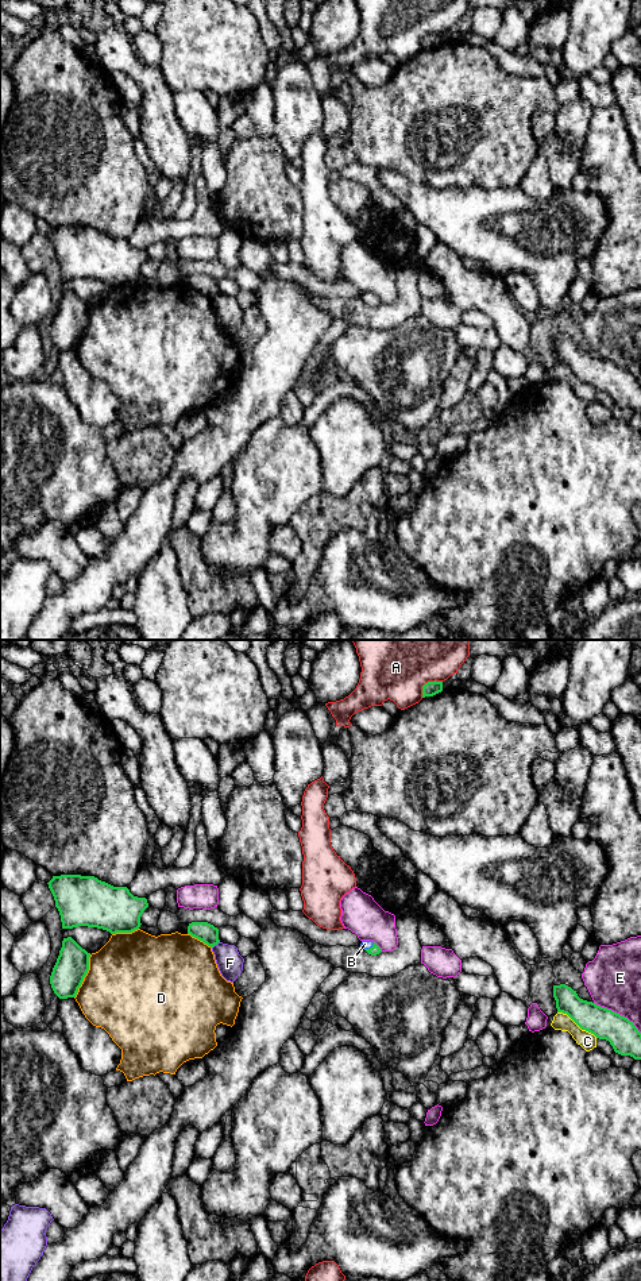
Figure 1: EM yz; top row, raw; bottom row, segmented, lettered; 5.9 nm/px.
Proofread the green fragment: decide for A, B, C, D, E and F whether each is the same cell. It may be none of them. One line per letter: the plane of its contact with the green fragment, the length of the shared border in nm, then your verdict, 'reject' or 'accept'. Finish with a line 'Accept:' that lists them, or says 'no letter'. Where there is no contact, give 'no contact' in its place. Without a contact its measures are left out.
A: meets green in yz; contact 160 nm long; reject
B: meets green in yz; contact 80 nm long; accept
C: meets green in yz; contact 280 nm long; reject
D: meets green in yz; contact 280 nm long; reject
E: meets green in yz; contact 340 nm long; reject
F: meets green in yz; contact 60 nm long; reject
Accept: B

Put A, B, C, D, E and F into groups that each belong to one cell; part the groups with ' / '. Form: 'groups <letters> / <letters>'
groups A / B / C / D / E / F

